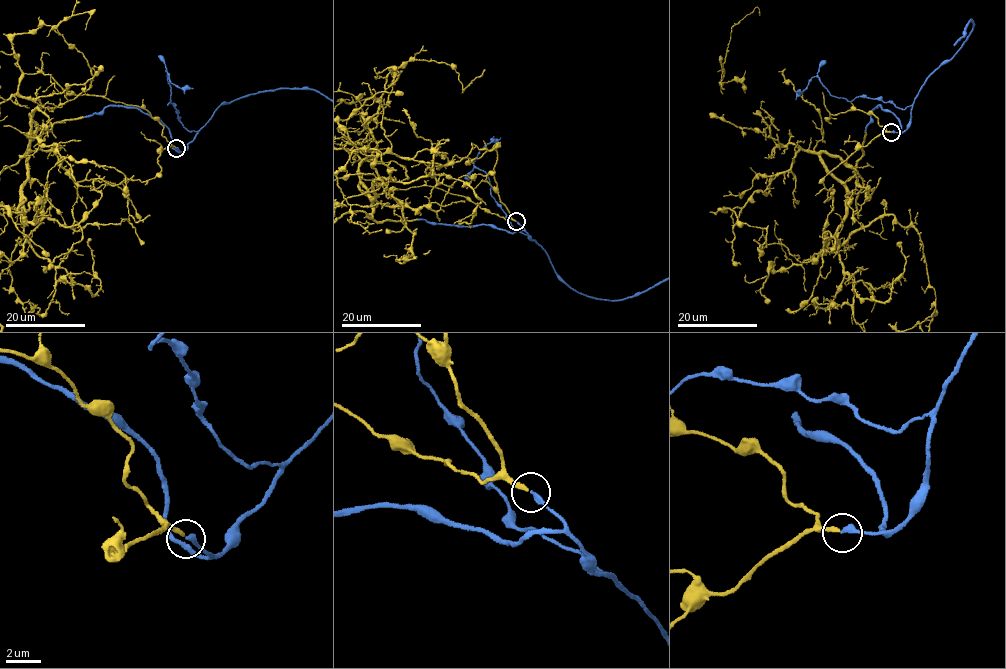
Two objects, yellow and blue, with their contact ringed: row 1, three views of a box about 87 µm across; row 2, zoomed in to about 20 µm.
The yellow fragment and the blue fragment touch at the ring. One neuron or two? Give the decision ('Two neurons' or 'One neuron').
One neuron

